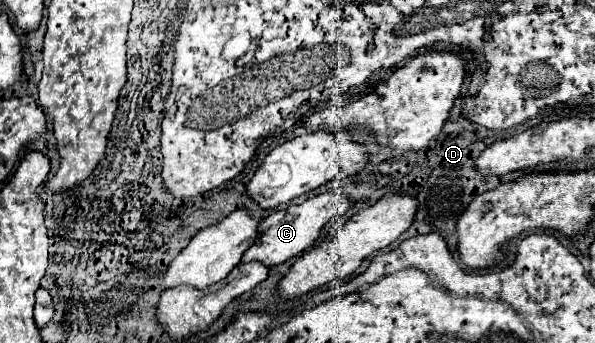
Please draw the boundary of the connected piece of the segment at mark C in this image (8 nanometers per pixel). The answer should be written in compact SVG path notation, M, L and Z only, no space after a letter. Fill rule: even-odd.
M324 192L324 194L318 194L310 200L306 200L304 204L288 206L286 210L272 212L268 218L264 218L258 224L258 242L260 244L254 242L244 252L242 264L244 262L260 262L266 268L272 268L276 264L282 264L282 262L302 254L306 248L310 248L314 244L322 226L328 224L336 214L344 214L348 208L350 208L350 200L346 196L342 196L340 192Z

